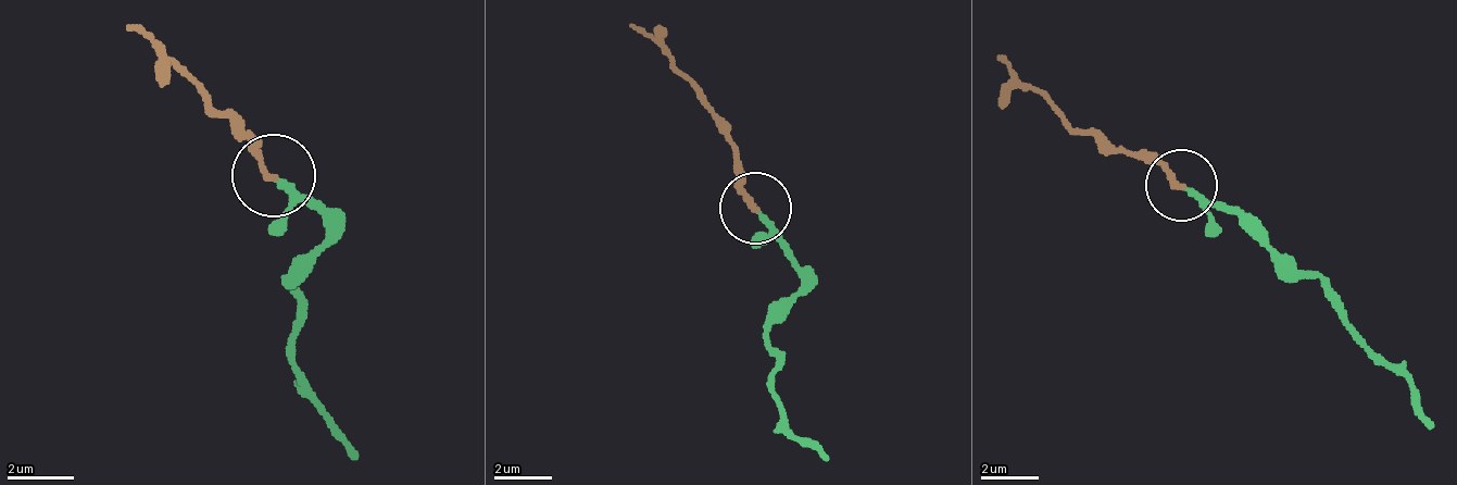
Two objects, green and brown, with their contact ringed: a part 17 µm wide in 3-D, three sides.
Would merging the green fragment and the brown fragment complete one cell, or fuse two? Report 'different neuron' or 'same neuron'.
same neuron

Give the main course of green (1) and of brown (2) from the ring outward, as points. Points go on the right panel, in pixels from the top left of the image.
1: (1179, 190), (1258, 233), (1308, 269), (1381, 356), (1431, 427)
2: (1179, 183), (1079, 133), (1000, 53)

